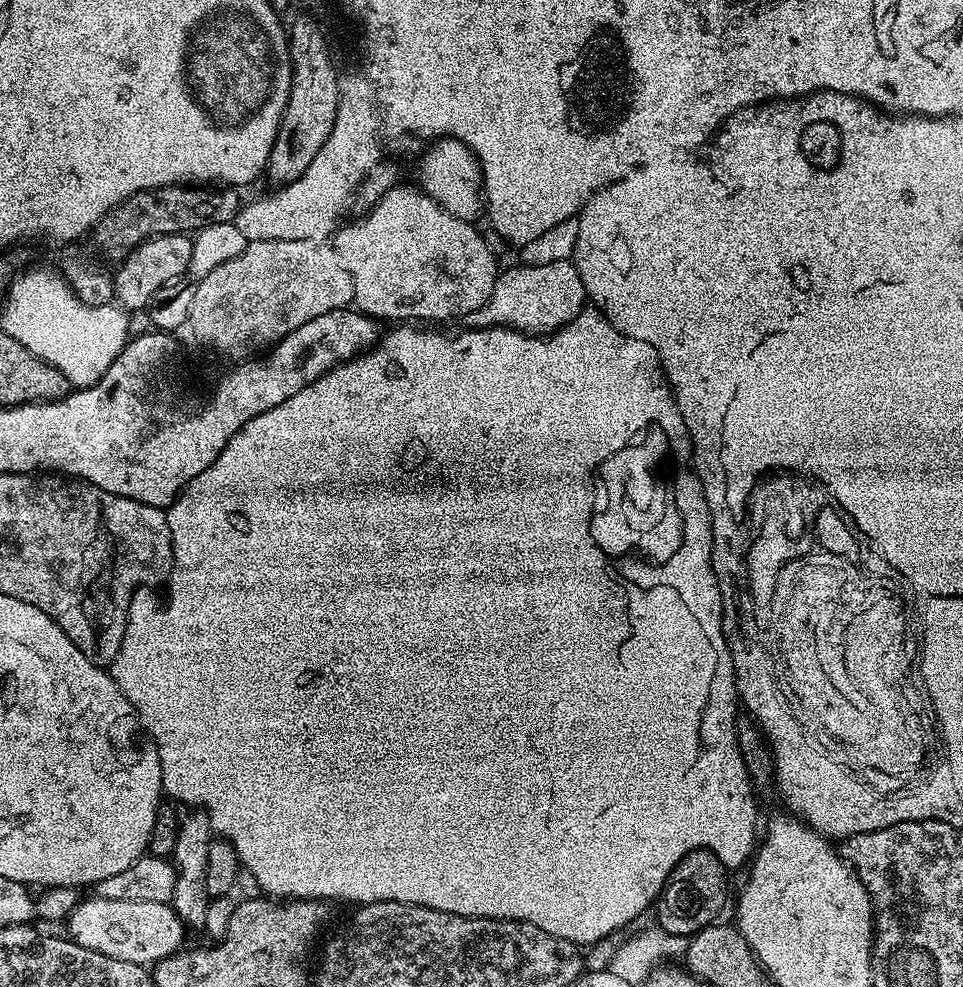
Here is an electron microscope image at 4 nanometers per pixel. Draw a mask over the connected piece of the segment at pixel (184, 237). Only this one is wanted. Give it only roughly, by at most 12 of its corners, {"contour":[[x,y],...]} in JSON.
{"contour":[[154,236],[115,269],[115,303],[147,309],[189,271],[193,237]]}

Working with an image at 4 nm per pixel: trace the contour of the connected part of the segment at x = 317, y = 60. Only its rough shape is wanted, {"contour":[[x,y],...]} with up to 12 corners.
{"contour":[[317,48],[296,53],[296,87],[266,176],[302,176],[334,129],[342,85]]}

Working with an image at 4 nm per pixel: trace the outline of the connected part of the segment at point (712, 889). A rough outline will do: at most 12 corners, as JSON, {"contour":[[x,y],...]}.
{"contour":[[707,848],[668,875],[657,925],[688,938],[728,898],[727,868]]}

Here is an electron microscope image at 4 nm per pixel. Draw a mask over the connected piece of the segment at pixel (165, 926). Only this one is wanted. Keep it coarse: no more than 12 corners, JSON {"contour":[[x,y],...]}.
{"contour":[[81,899],[67,935],[145,966],[181,951],[171,903]]}

